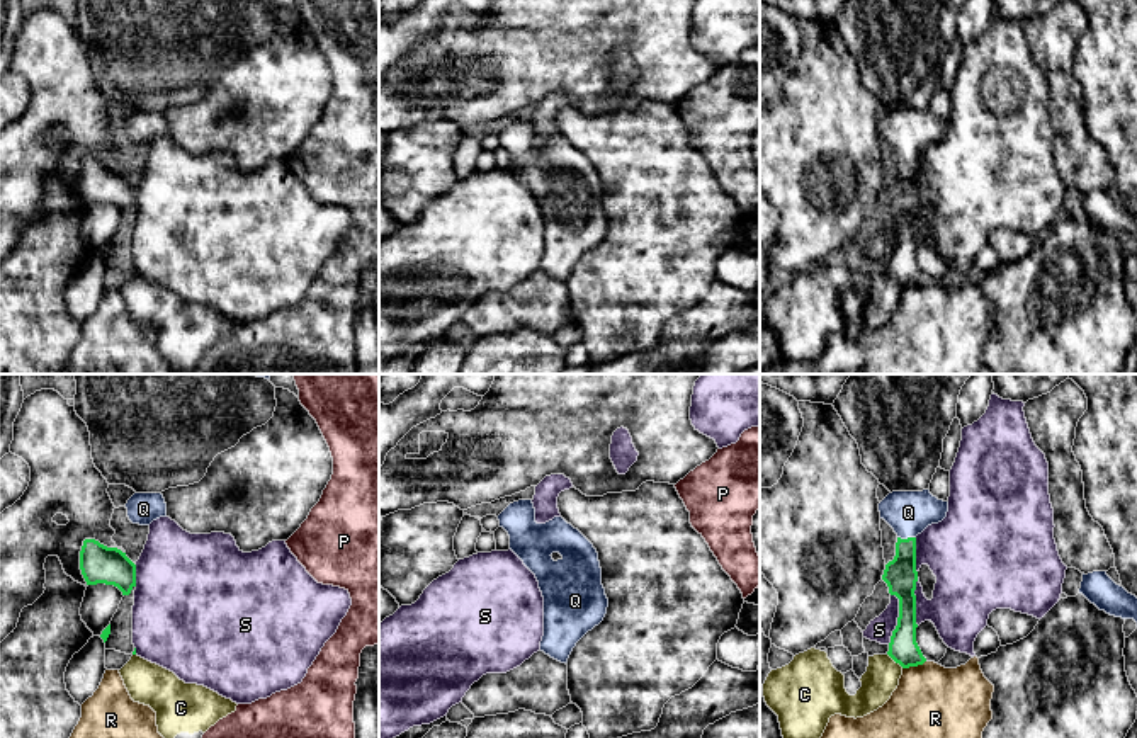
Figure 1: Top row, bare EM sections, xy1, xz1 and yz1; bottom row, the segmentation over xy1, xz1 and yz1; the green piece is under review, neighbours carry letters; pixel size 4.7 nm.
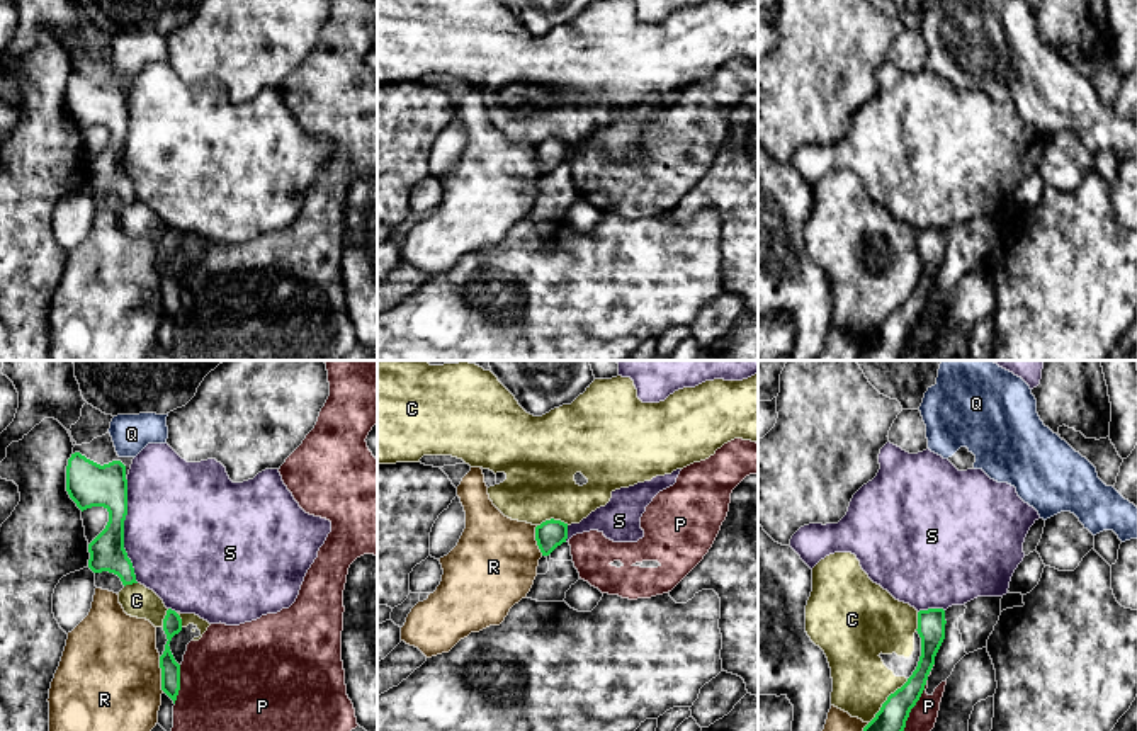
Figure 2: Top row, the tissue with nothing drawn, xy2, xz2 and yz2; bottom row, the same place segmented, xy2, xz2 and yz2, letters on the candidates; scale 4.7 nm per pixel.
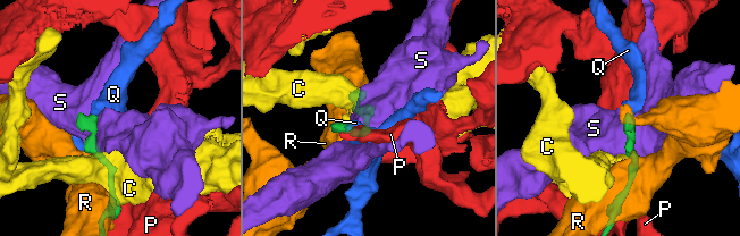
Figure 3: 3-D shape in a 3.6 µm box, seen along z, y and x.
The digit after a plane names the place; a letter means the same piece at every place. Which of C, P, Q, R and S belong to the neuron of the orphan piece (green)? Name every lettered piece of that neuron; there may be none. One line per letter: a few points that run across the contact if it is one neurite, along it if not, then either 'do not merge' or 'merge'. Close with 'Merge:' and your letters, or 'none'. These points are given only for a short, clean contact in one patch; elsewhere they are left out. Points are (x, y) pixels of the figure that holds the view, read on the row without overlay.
C: do not merge
P: do not merge
Q: line yz1 (901, 194), (908, 157), (908, 131); merge
R: do not merge
S: do not merge
Merge: Q

